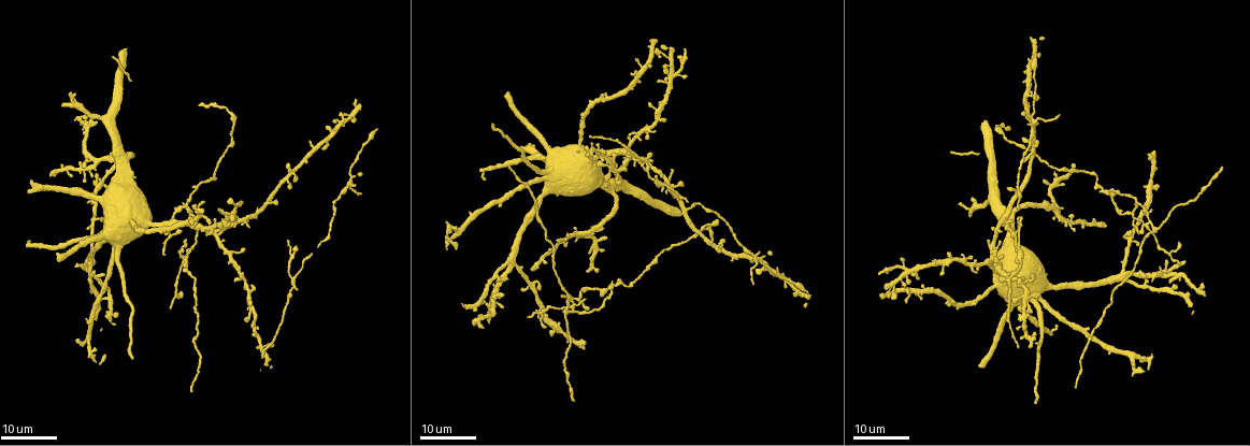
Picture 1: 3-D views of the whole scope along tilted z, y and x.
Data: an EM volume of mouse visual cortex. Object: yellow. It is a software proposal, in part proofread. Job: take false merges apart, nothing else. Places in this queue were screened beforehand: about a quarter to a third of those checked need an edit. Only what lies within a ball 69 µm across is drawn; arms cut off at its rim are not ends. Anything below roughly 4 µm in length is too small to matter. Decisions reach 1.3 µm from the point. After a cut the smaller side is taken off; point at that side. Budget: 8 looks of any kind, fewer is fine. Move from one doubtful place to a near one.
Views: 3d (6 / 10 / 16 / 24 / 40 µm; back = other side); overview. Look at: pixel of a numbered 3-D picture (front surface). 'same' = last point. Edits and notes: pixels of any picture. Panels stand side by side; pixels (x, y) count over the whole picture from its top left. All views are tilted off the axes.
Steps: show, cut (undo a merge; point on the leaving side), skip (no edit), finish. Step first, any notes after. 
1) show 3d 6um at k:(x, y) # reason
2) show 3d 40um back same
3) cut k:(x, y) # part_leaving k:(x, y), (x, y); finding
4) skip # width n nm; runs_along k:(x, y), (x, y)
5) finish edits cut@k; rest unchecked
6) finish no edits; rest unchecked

show 3d 24um at 1:(645, 161) # three arms meet

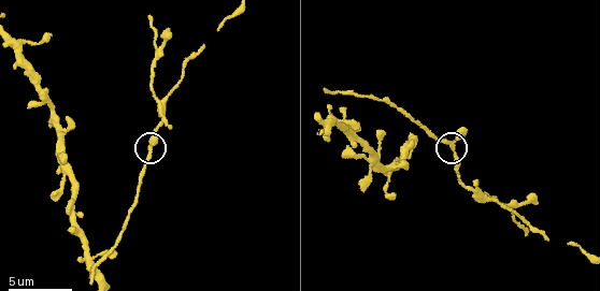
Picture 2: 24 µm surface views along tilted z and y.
show 3d 6um at 2:(451, 145) # closer look

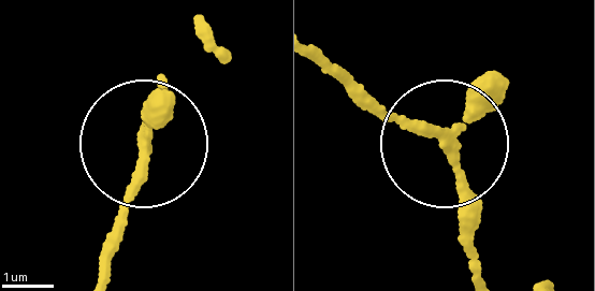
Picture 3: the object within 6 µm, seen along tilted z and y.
skip # runs_along 3:(314, 53), (440, 140), (467, 195), (469, 262); all the same neuron

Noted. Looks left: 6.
show 3d 6um at 2:(163, 100) # small branch off a trunk

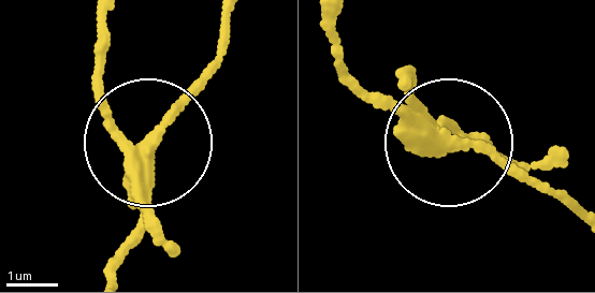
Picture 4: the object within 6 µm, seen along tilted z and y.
cut 4:(101, 94) # width 310 nm; part_leaving 4:(133, 160), (105, 86), (102, 17); a second neuron is stuck on

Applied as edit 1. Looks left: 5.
show overview

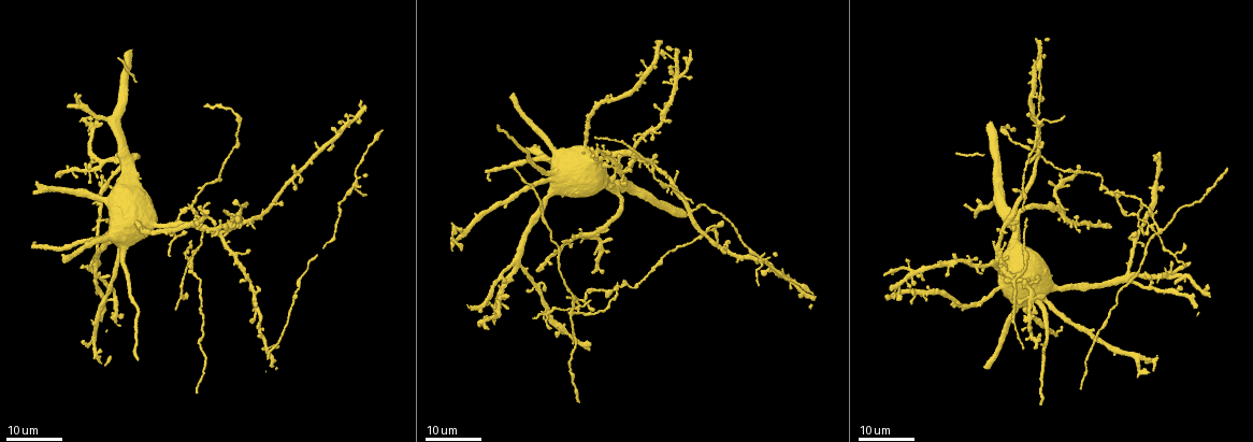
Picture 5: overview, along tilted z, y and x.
show 3d 24um at 5:(618, 191)

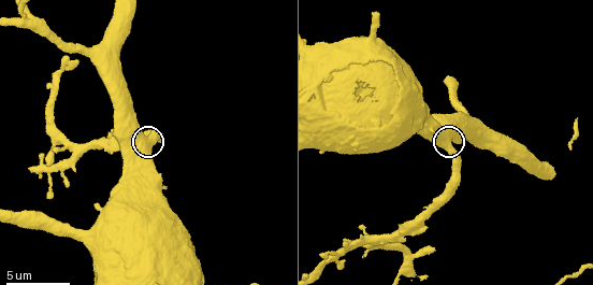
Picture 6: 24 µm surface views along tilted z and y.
show 3d 10um at 6:(449, 138)

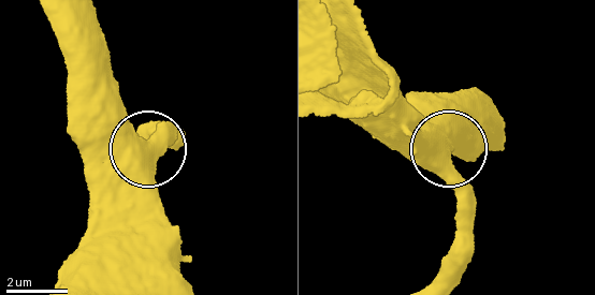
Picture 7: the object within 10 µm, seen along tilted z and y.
show 3d 6um at 7:(444, 151)

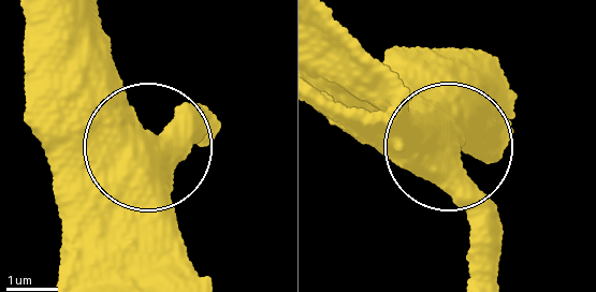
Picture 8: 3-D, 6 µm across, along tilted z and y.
skip # side_arm 25 um; one neuron here

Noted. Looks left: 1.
finish edits cut@4; rest unchecked

